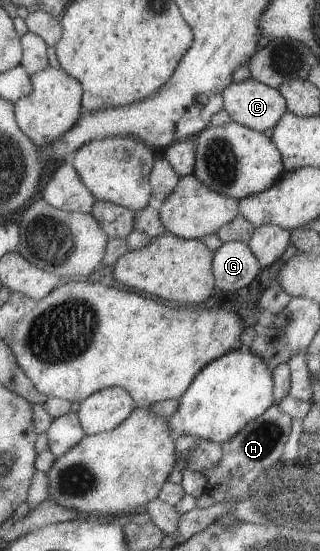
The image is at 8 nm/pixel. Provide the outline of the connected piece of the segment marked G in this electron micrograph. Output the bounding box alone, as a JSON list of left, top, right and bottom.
[212,242,261,291]

